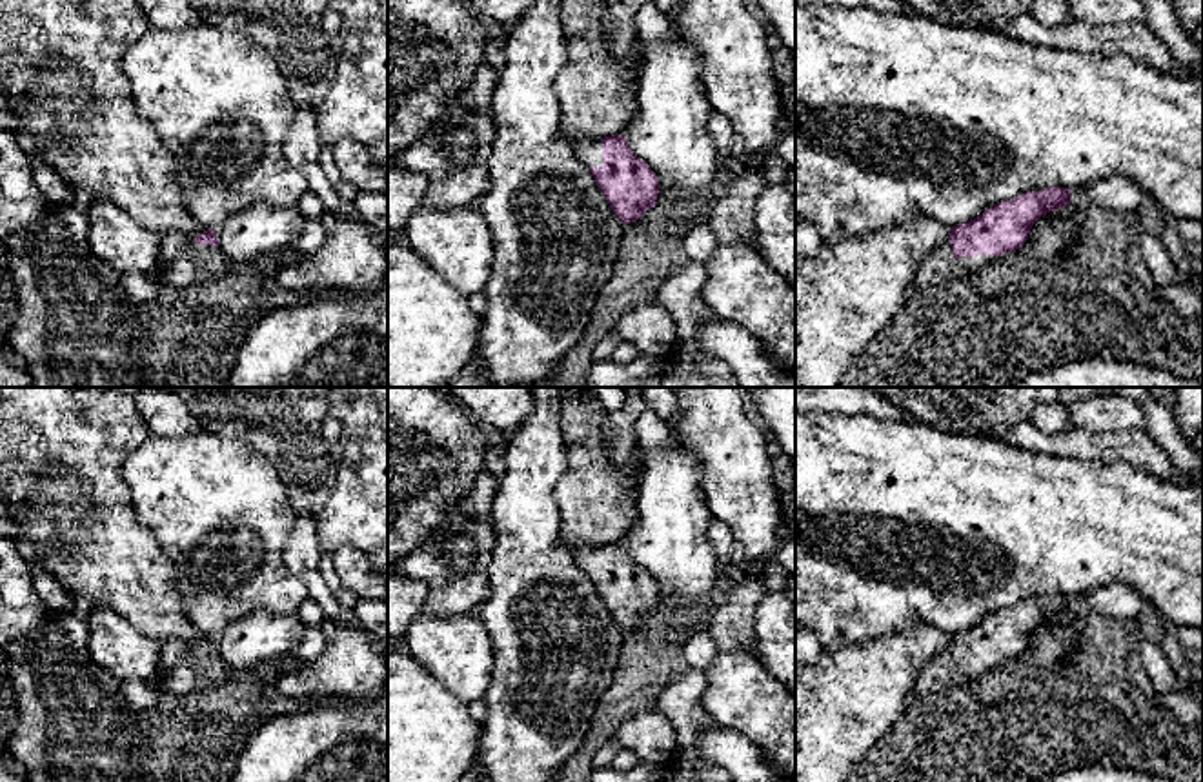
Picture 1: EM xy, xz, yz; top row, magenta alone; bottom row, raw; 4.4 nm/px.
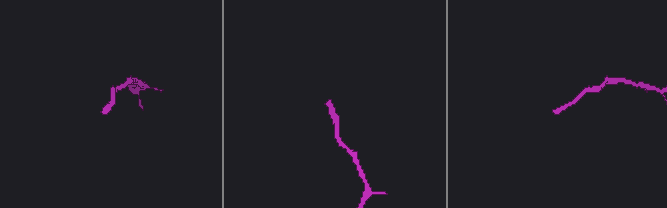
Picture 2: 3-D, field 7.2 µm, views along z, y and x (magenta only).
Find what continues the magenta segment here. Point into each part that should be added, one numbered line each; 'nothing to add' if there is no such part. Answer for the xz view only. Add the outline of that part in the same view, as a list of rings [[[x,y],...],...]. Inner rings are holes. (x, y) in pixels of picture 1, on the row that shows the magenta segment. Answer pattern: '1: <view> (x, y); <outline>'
1: xz (588, 151); [[[579,136],[571,142],[571,149],[586,167],[604,165],[601,156],[602,142],[588,136]]]

